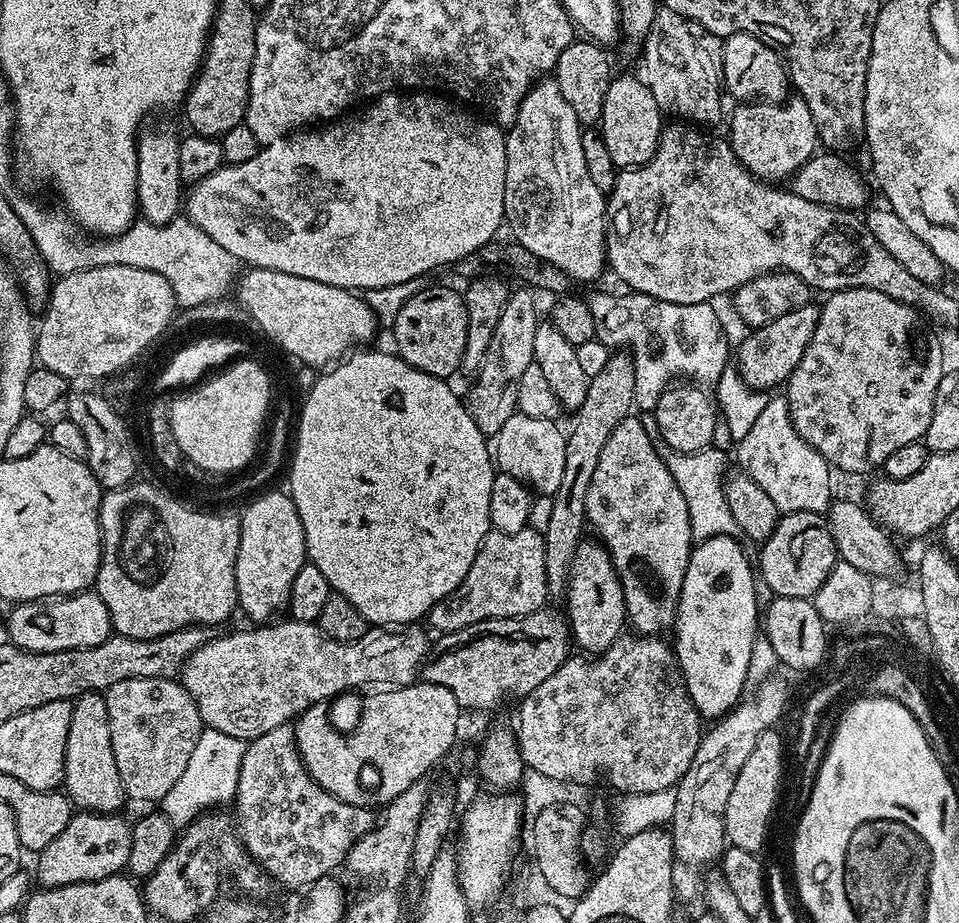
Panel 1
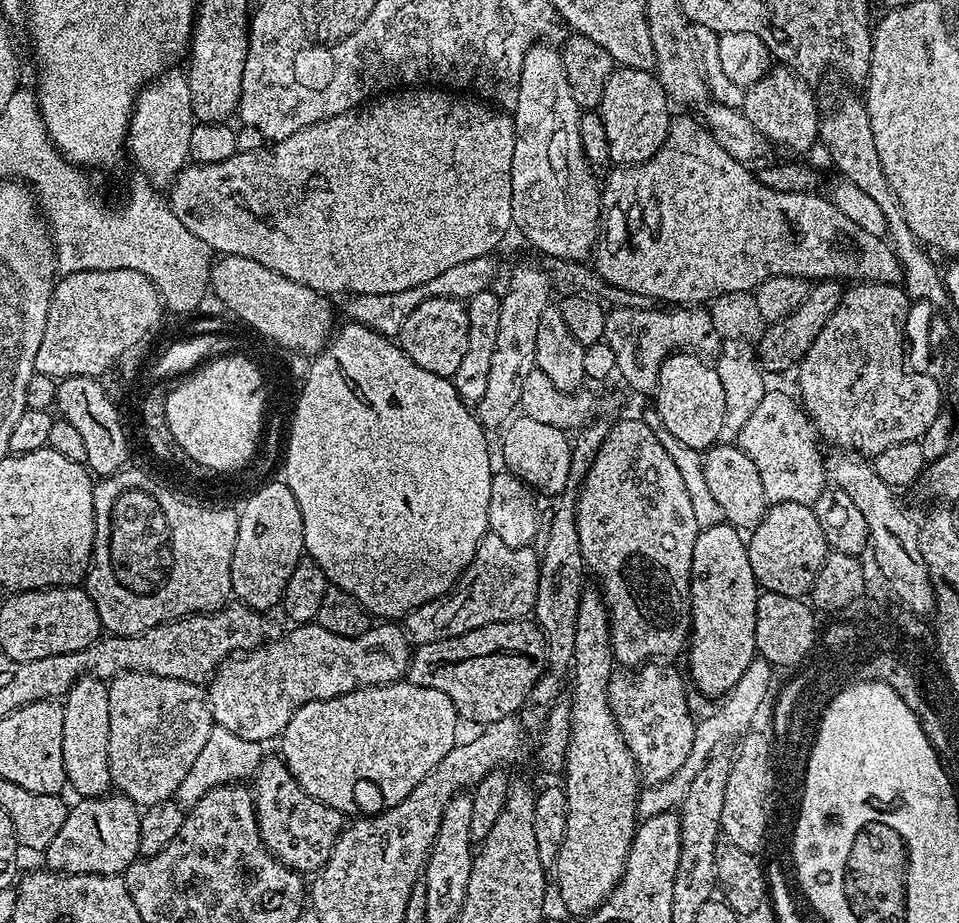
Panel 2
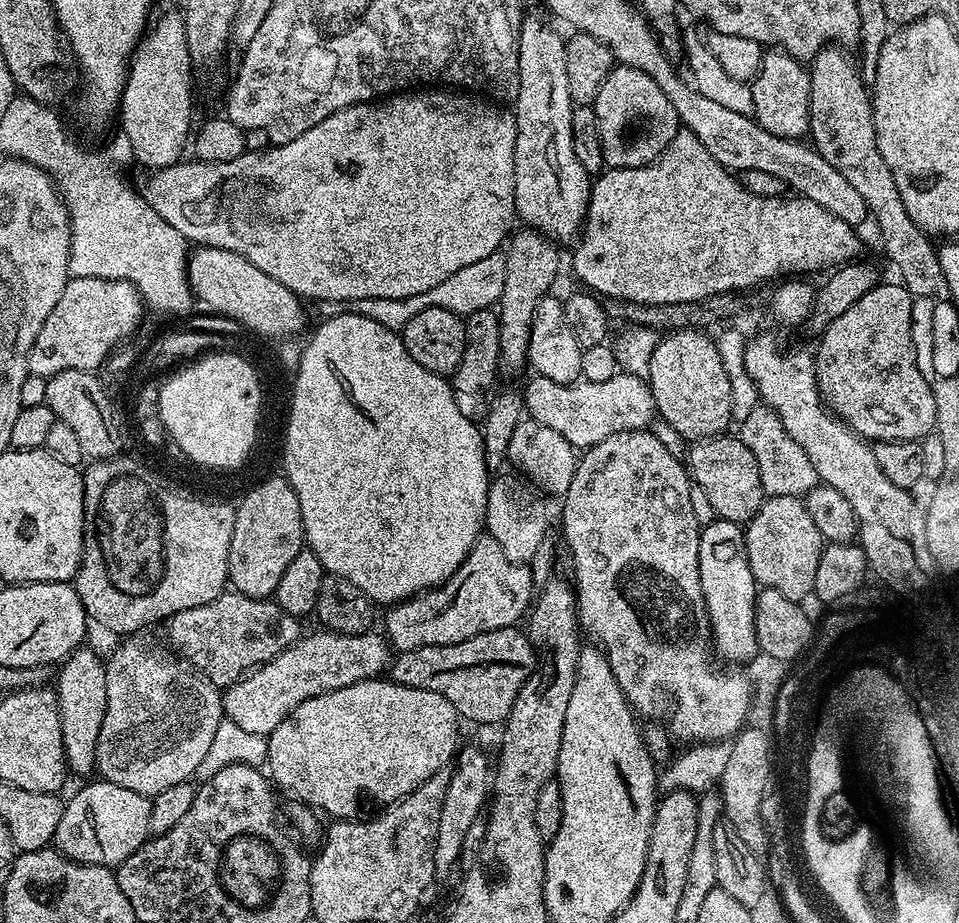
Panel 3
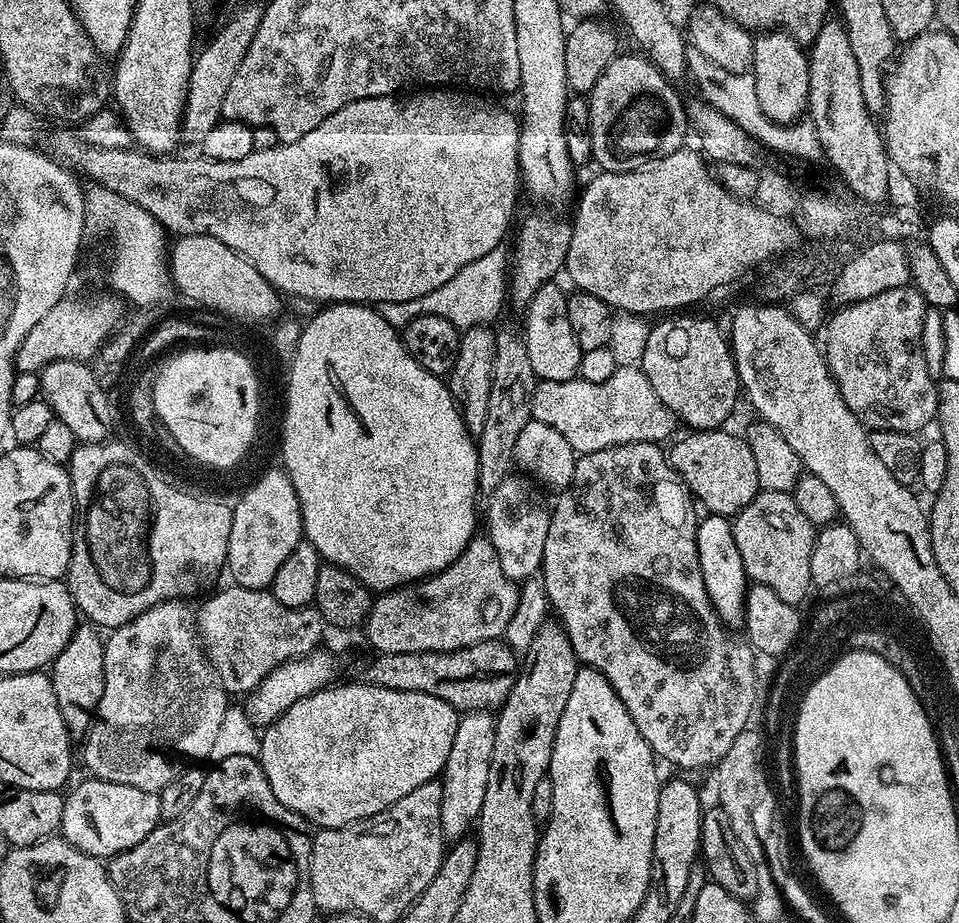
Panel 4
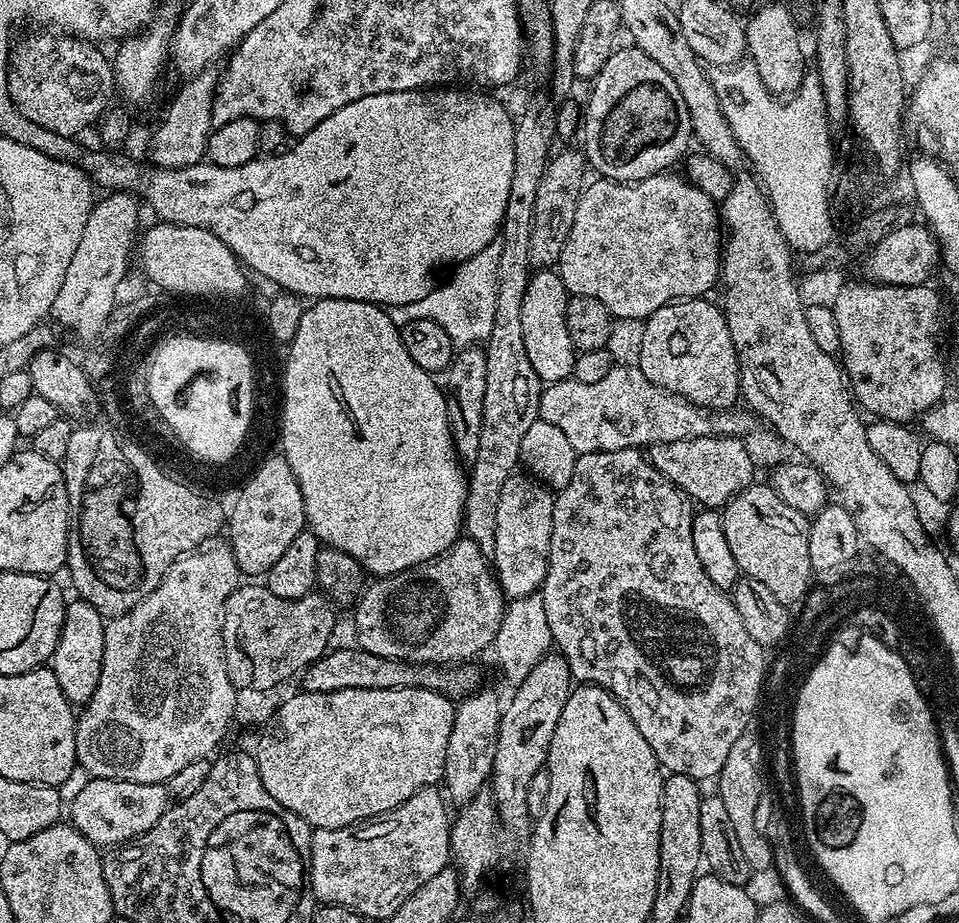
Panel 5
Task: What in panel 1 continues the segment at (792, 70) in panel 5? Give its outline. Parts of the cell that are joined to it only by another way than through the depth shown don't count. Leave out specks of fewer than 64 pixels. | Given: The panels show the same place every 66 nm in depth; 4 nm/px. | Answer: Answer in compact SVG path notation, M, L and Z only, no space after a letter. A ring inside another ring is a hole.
M792 99L787 102L740 102L732 112L730 143L734 154L747 172L762 181L787 181L811 156L817 155L814 118L810 118L804 100Z

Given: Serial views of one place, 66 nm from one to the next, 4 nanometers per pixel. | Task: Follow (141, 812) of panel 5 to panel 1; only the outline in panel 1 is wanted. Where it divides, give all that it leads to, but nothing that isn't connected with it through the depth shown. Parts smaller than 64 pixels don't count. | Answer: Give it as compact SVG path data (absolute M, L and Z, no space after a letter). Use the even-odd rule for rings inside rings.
M77 811L70 822L66 822L66 830L62 830L62 834L58 834L58 838L54 838L54 842L44 848L39 887L61 888L121 875L128 866L132 838L132 824L122 817L110 812Z

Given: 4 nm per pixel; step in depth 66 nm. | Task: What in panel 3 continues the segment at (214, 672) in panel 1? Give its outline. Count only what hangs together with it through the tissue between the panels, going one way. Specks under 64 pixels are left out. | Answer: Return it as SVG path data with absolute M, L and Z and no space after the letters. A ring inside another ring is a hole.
M369 630L357 636L319 631L313 636L301 635L295 644L283 648L273 660L267 660L230 685L222 696L225 717L242 726L242 730L250 730L250 734L269 737L300 703L363 680L377 679L383 673L380 671L389 667L390 645L379 631Z

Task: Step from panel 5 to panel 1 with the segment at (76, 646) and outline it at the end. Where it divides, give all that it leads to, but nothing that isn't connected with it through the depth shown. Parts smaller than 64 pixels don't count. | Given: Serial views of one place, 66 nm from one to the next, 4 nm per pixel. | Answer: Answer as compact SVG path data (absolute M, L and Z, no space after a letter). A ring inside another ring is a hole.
M84 692L71 701L71 706L70 734L66 734L63 791L77 809L86 812L119 813L120 807L126 804L126 797L122 778L118 774L118 762L114 762L114 746L110 742L110 714L106 710L104 696L98 692Z

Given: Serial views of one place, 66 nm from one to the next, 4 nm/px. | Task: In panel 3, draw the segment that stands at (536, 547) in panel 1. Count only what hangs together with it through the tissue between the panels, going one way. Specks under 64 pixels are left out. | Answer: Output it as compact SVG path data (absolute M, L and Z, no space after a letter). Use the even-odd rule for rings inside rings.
M481 534L472 543L472 548L468 552L468 557L462 562L462 566L458 566L458 570L445 584L429 588L427 592L417 592L409 600L401 600L399 604L389 607L385 611L388 613L384 616L382 632L397 653L409 652L422 646L466 642L466 638L474 638L474 634L519 625L525 619L533 600L534 585L529 565L510 562L502 546L498 546L498 542L494 542L492 536Z

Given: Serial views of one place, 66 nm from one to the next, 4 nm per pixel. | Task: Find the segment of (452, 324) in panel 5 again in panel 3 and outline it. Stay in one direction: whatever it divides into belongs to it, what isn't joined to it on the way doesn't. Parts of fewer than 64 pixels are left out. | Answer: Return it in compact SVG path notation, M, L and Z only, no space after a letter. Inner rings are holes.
M497 250L486 254L486 258L474 262L470 266L462 266L462 270L450 274L450 278L446 278L446 282L438 282L438 286L434 286L434 290L426 290L422 294L414 294L410 298L398 298L397 300L391 300L390 298L321 300L318 304L321 312L319 315L327 318L353 312L354 314L362 314L362 318L371 318L373 322L378 322L387 328L402 330L408 325L410 318L414 318L414 314L418 314L427 308L445 308L455 312L461 318L467 318L472 312L499 305L500 296L504 293L505 282L506 262L504 261L504 252Z

